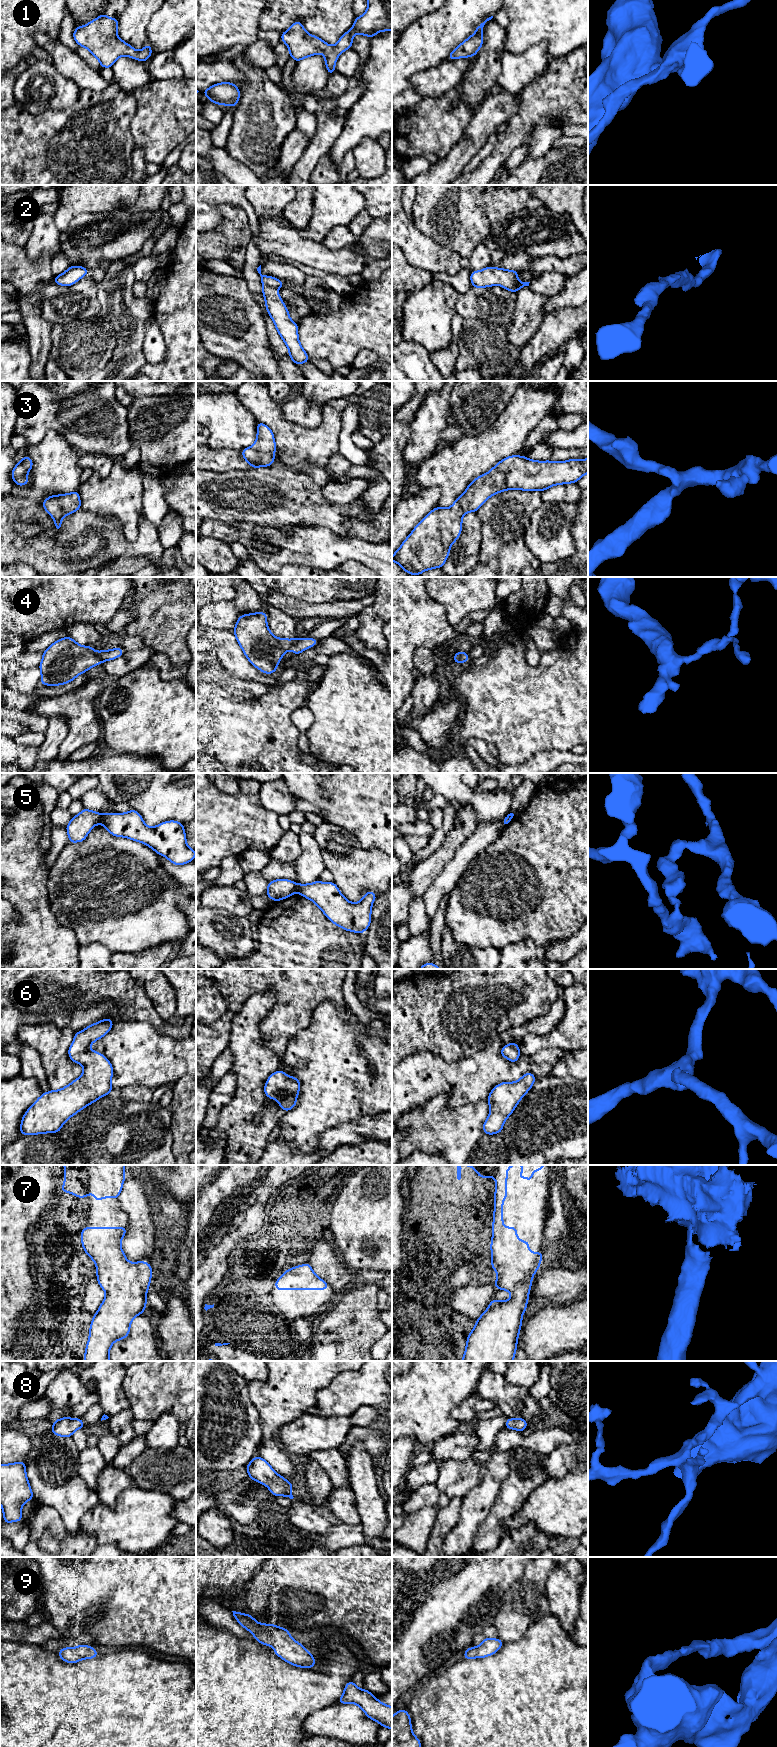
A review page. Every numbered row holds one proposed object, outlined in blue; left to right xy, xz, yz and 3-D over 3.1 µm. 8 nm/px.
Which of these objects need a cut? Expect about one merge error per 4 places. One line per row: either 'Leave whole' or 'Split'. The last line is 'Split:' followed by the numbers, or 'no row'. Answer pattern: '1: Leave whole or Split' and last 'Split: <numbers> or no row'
1: Leave whole
2: Leave whole
3: Leave whole
4: Split
5: Split
6: Leave whole
7: Leave whole
8: Leave whole
9: Leave whole
Split: 4, 5

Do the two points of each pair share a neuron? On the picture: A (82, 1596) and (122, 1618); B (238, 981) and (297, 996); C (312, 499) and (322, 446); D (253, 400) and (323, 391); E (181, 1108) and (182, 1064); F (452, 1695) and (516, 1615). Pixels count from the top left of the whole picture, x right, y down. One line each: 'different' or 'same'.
A: same
B: same
C: different
D: different
E: different
F: different

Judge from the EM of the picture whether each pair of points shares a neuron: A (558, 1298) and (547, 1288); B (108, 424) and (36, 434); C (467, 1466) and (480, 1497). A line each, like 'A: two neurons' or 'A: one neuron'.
A: one neuron
B: one neuron
C: two neurons

